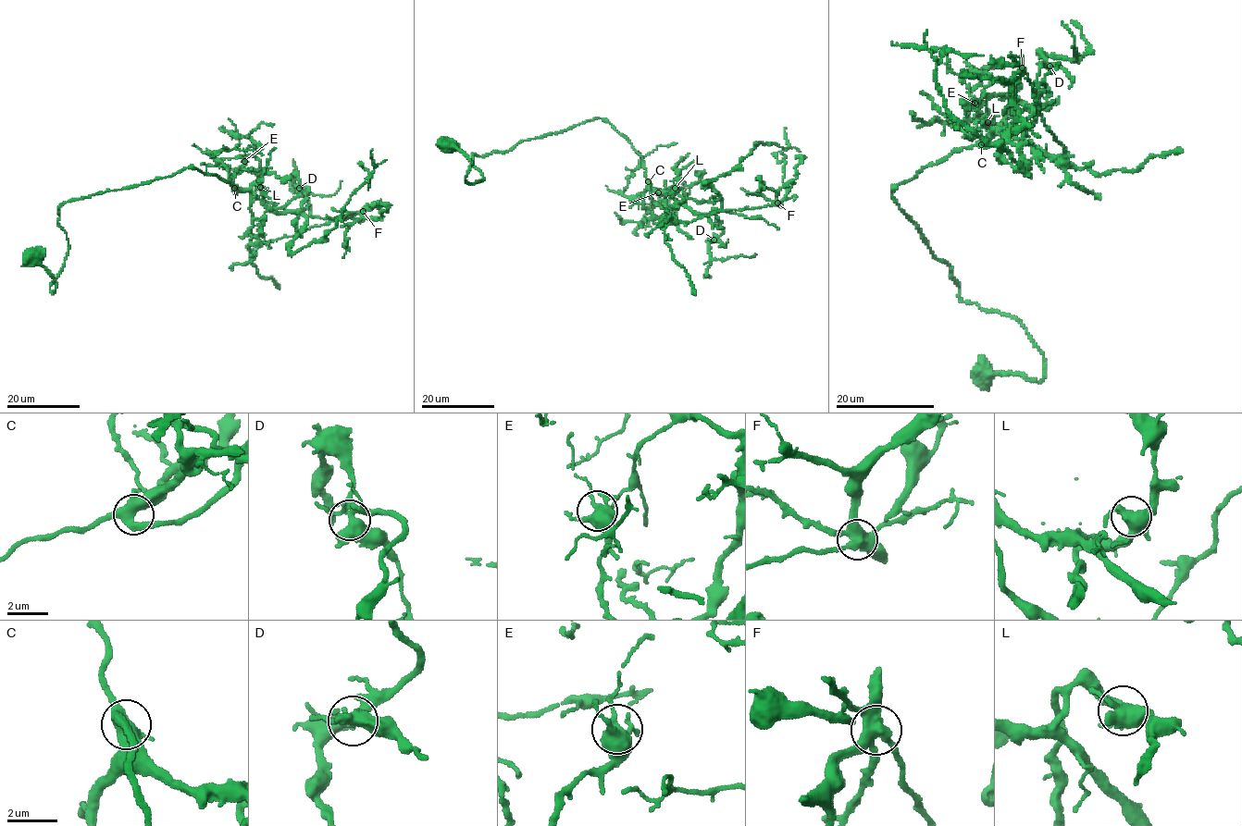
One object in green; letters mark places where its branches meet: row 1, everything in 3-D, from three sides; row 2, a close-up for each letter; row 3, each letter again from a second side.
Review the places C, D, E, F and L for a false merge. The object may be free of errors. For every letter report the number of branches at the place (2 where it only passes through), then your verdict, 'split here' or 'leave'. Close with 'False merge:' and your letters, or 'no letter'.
C: branches 4; leave
D: branches 5; leave
E: branches 5; leave
F: branches 5; split here
L: branches 5; leave
False merge: F

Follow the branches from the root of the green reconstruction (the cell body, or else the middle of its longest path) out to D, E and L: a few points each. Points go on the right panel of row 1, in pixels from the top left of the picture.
D: (982, 367), (1039, 381), (1044, 356), (1018, 320), (962, 301), (892, 190), (1031, 123), (1049, 66)
E: (982, 367), (1039, 381), (1044, 356), (1018, 320), (962, 301), (950, 265), (892, 194), (977, 144), (974, 103)
L: (982, 367), (1039, 381), (1044, 356), (1018, 320), (962, 301), (892, 190), (981, 144), (987, 122)

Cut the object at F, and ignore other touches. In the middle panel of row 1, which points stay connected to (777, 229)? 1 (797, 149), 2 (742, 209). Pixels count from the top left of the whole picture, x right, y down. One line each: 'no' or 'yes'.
1: yes
2: yes

